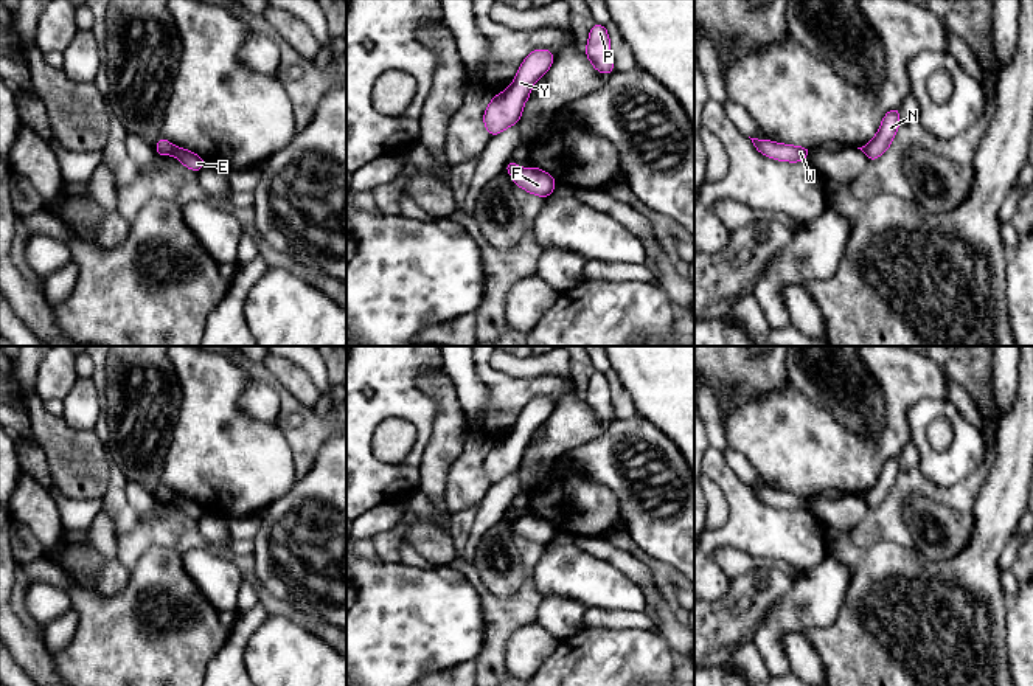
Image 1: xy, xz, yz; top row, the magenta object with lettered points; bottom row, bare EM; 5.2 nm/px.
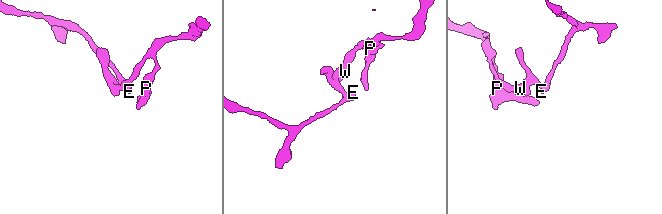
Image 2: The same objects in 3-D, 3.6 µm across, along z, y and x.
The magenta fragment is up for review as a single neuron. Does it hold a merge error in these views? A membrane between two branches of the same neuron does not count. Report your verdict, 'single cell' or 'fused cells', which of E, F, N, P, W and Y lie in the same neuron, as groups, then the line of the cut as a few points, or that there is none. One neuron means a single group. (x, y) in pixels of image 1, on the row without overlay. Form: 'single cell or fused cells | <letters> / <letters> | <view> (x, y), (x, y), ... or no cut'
fused cells | E F N / P W Y | xy (173, 494), (170, 500)

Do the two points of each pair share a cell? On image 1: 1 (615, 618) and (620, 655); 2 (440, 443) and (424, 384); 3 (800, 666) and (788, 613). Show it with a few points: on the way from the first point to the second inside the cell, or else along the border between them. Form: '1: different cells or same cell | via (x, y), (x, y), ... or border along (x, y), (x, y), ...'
1: different cells | border along (586, 626), (642, 627), (650, 630)
2: same cell | via (445, 427), (445, 399), (440, 394)
3: different cells | border along (800, 632), (786, 632), (782, 637), (791, 669)

